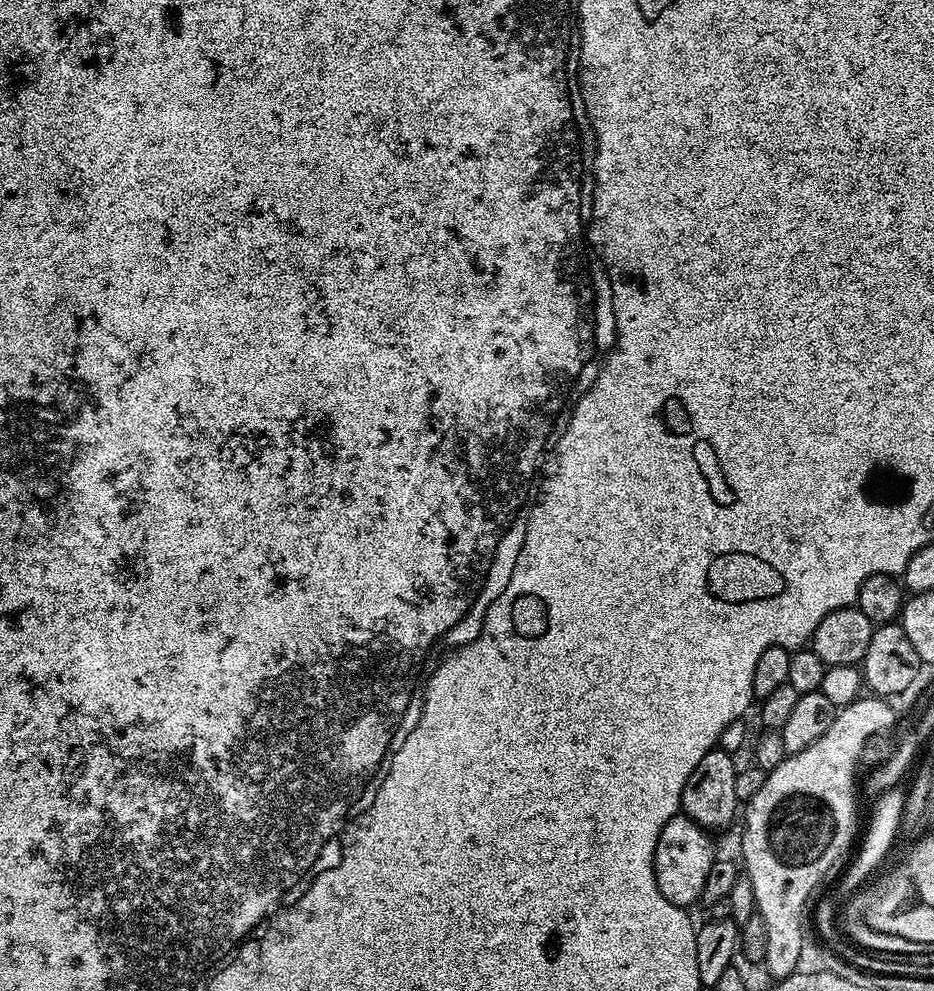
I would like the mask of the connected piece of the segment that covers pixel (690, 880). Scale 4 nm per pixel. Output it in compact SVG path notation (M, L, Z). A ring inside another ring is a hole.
M677 814L670 818L670 822L666 822L658 838L652 863L658 890L666 902L674 902L674 906L688 910L695 900L699 901L703 897L706 877L718 858L718 852L708 836L711 835L685 814Z

